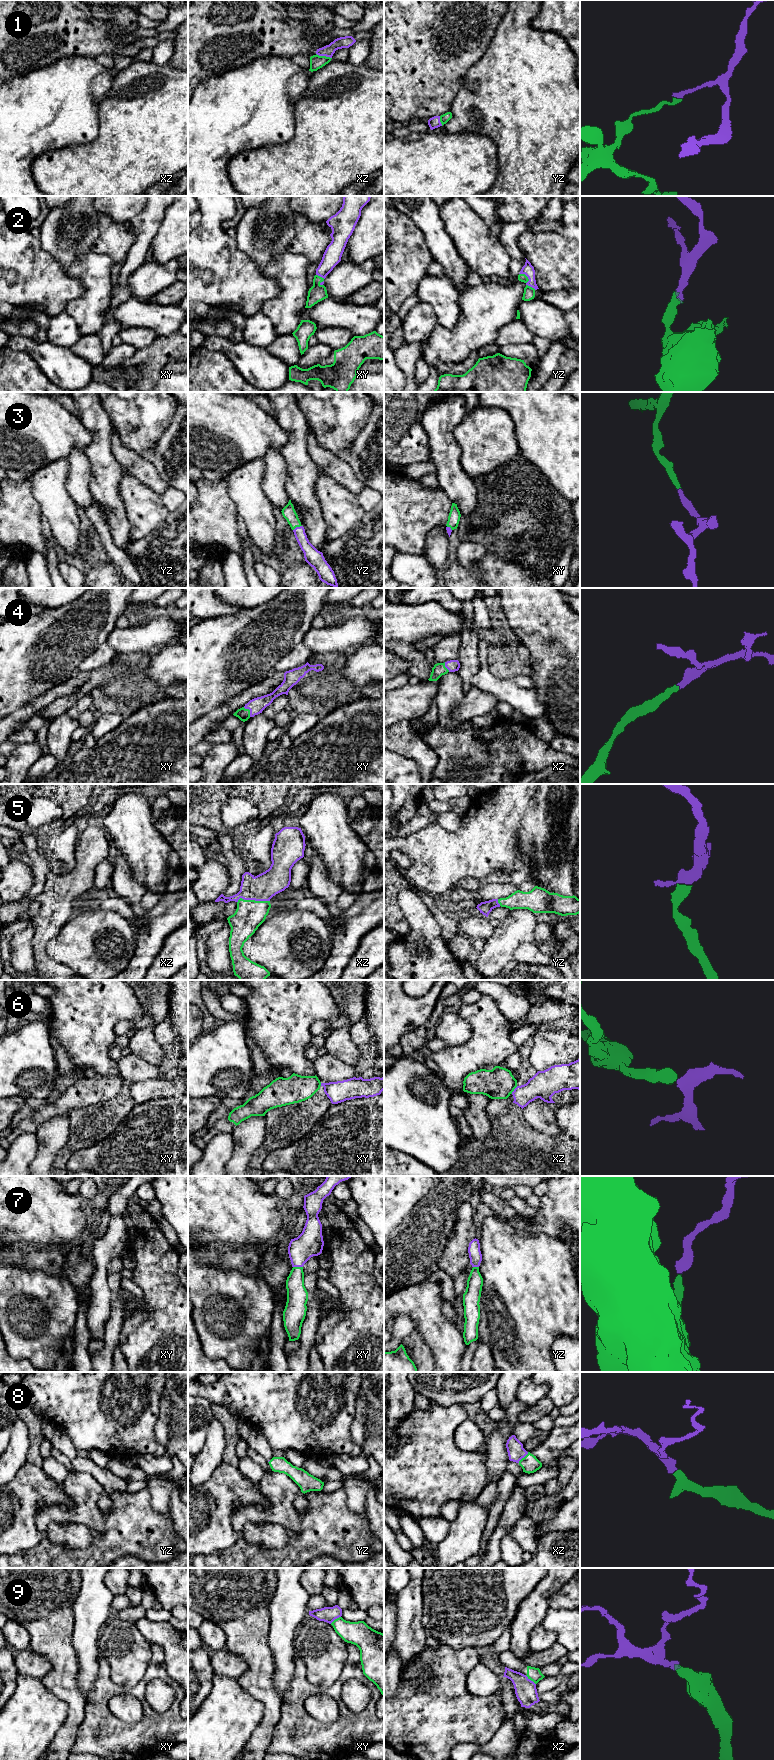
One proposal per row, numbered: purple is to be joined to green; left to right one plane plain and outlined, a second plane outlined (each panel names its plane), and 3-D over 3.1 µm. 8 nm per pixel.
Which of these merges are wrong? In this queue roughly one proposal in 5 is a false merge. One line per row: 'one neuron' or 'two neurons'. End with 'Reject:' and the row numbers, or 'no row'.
1: two neurons
2: one neuron
3: one neuron
4: one neuron
5: one neuron
6: two neurons
7: one neuron
8: one neuron
9: two neurons
Reject: 1, 6, 9

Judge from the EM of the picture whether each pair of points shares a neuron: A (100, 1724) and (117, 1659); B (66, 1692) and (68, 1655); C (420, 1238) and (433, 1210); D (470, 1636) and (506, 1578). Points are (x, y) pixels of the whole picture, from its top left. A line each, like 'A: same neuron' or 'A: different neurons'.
A: different neurons
B: same neuron
C: same neuron
D: same neuron

